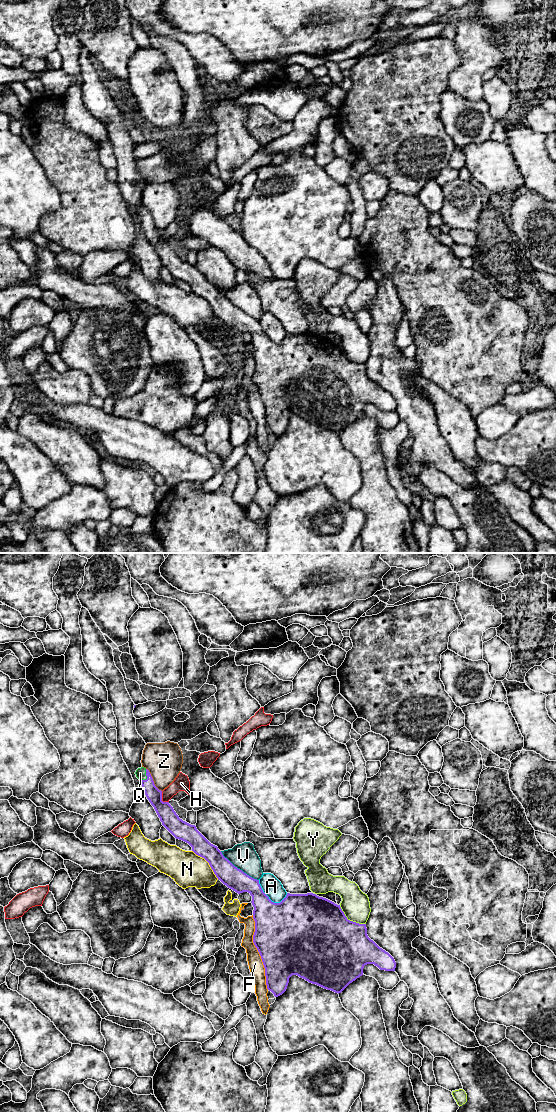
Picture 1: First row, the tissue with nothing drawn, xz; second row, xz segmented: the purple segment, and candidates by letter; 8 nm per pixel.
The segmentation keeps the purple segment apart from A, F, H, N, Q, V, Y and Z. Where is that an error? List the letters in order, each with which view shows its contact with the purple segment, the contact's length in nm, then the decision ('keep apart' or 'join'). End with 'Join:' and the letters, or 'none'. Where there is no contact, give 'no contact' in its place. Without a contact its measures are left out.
A: meets purple in xz; contact 260 nm long; keep apart
F: meets purple in xz; contact 600 nm long; keep apart
H: meets purple in xz; contact 110 nm long; keep apart
N: meets purple in xz; contact 320 nm long; keep apart
Q: meets purple in xz; contact 110 nm long; join
V: meets purple in xz; contact 400 nm long; keep apart
Y: meets purple in xz; contact 260 nm long; keep apart
Z: meets purple in xz; contact 220 nm long; keep apart
Join: Q

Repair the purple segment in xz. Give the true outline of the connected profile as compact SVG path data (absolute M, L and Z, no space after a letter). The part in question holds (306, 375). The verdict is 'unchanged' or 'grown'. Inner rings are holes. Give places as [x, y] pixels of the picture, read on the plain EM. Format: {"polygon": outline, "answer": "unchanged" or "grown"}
{"polygon": "M138 208L135 214L162 265L176 279L188 283L196 295L204 298L224 325L238 334L248 332L252 336L255 361L253 383L265 408L267 429L275 437L286 431L292 415L339 434L363 415L363 408L367 404L374 404L380 410L395 411L394 398L368 377L366 364L348 360L340 345L313 333L287 333L280 343L272 342L263 332L259 320L235 307L217 286L211 284L197 270L195 265L180 259L169 242L162 241L162 231L155 226L148 209Z", "answer": "grown"}

